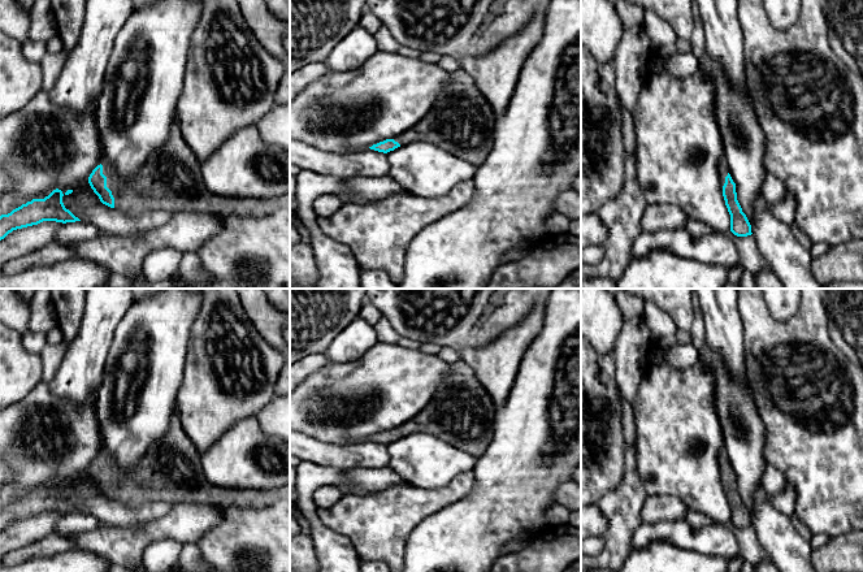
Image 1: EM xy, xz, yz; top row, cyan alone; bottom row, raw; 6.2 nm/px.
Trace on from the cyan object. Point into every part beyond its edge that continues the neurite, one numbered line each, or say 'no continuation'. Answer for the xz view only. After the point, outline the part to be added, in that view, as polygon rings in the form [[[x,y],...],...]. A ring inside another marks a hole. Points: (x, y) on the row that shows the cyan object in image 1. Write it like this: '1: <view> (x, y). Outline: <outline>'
1: xz (462, 122). Outline: [[[460,68],[450,73],[429,113],[394,140],[400,147],[428,142],[478,166],[491,151],[495,122],[490,103],[473,78]]]

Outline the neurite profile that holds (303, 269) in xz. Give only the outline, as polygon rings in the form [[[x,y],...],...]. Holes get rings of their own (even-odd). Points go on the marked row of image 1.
[[[311,244],[290,246],[290,286],[312,289],[318,278],[317,264]]]

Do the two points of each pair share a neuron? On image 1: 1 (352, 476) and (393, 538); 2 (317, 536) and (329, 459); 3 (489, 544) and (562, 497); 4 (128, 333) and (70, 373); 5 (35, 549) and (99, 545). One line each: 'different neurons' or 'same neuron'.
1: different neurons
2: different neurons
3: different neurons
4: different neurons
5: different neurons

